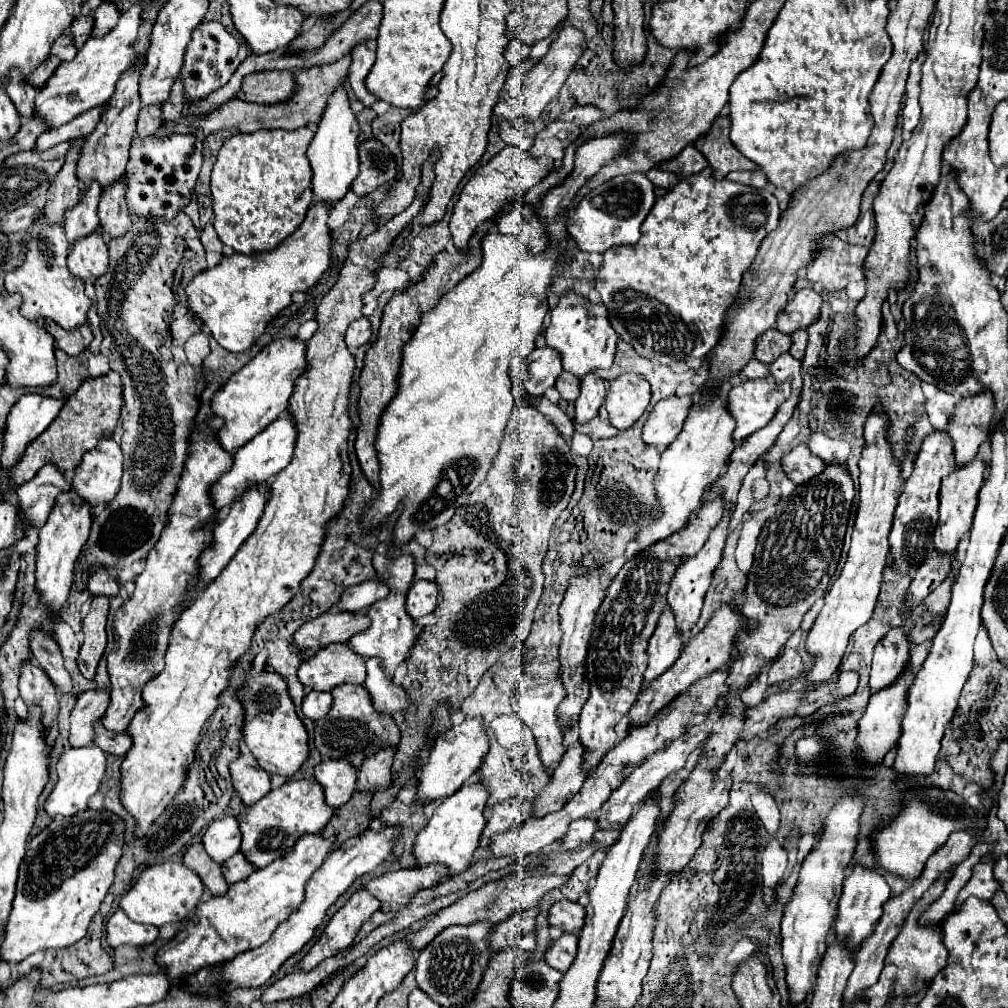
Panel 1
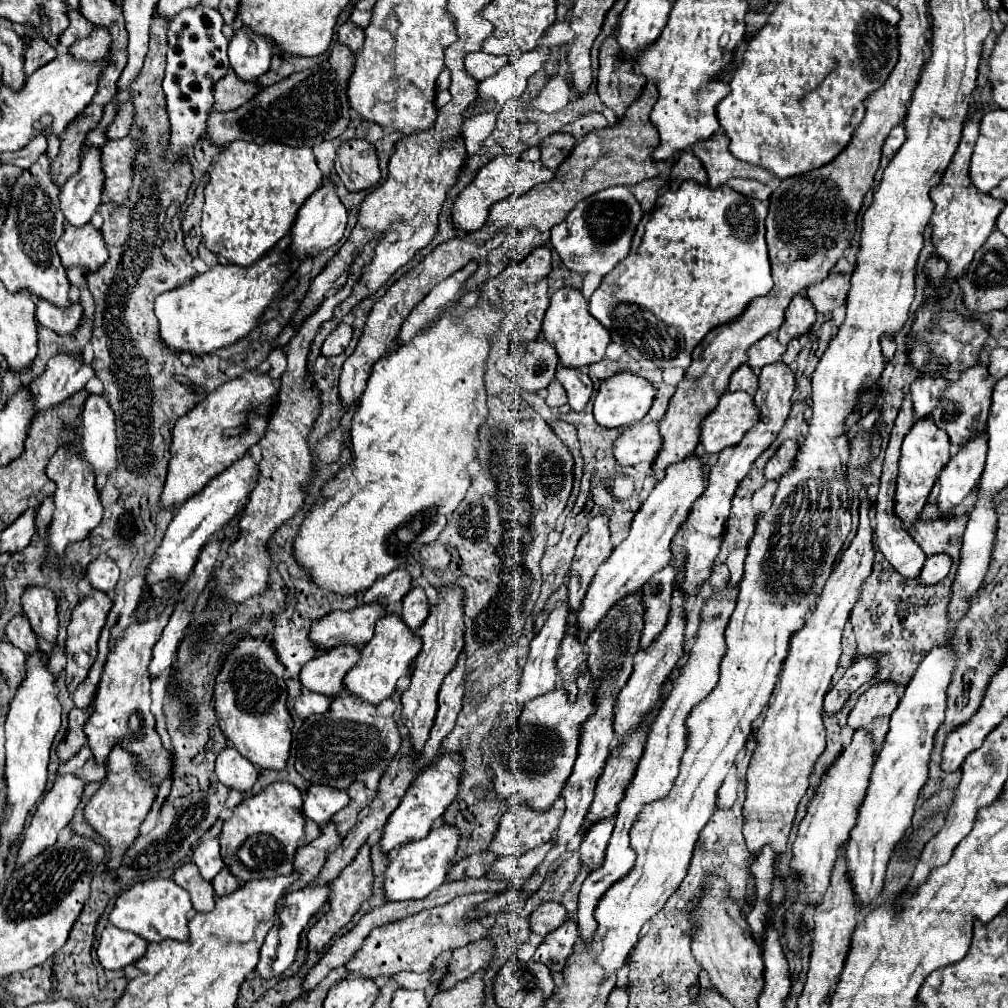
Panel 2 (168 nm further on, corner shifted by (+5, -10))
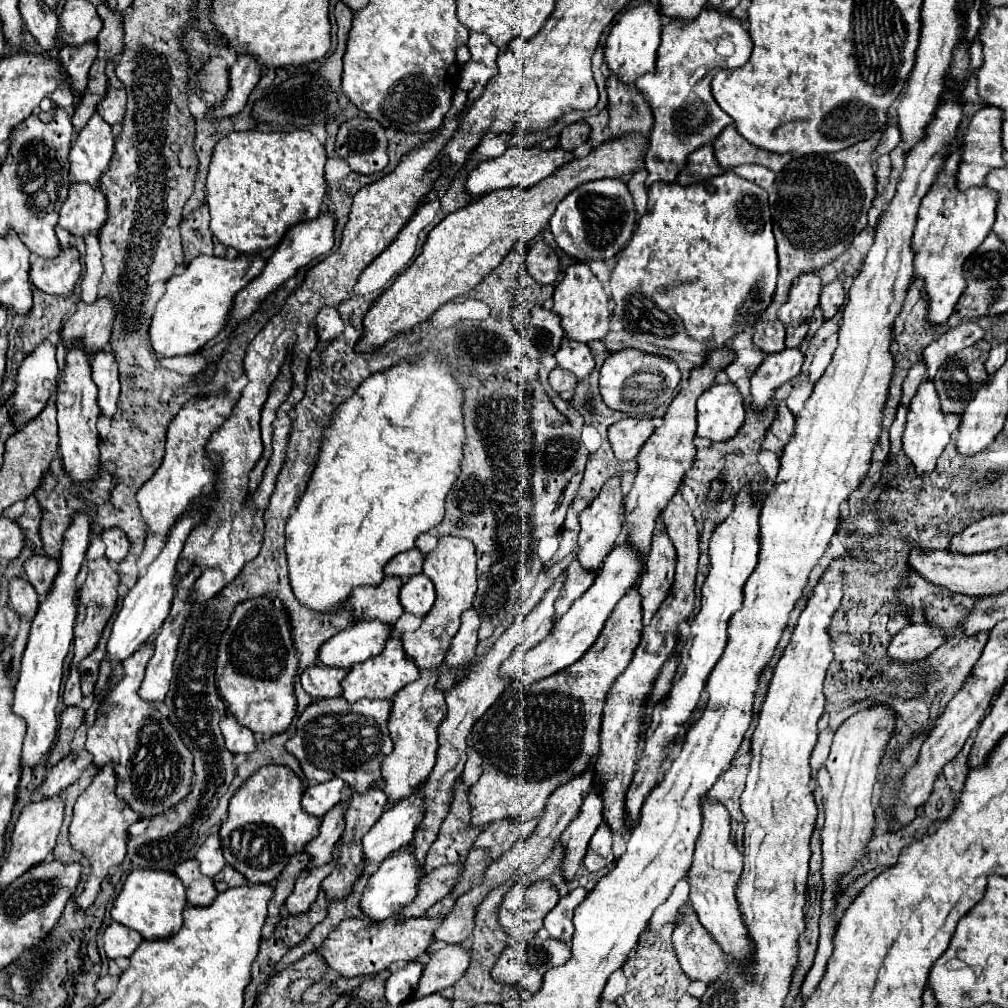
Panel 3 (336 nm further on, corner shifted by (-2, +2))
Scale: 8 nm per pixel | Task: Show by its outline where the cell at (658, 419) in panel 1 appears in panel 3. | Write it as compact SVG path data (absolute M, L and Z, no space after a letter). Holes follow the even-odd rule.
M627 417L609 427L609 443L617 459L631 461L637 457L641 445L655 431L653 423L643 417Z

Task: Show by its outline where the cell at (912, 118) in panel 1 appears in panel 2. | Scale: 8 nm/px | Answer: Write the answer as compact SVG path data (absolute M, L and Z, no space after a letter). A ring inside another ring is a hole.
M898 123L898 125L890 131L888 139L884 141L884 147L882 147L884 157L892 157L892 155L902 147L904 141L906 141L906 127L904 127L904 123Z

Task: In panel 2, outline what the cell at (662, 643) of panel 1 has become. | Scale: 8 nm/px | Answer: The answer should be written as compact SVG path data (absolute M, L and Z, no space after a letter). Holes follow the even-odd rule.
M666 565L662 571L642 587L642 597L646 605L646 625L640 639L640 649L648 649L652 641L666 629L670 617L670 601L674 587L674 569Z

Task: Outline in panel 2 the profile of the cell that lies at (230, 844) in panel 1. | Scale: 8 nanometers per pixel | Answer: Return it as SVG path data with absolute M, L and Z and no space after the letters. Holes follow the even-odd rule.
M204 839L192 853L192 861L198 865L200 875L208 881L212 881L218 871L224 867L224 861L220 857L220 843L218 839Z

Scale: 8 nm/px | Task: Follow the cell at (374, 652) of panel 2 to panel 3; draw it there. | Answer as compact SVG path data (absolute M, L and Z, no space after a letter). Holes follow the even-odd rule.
M389 639L381 655L349 669L345 681L341 681L341 687L343 687L343 697L347 701L359 701L363 697L367 697L367 699L393 699L407 683L415 681L417 677L419 677L417 667L413 665L413 661L405 659L401 641L399 639Z

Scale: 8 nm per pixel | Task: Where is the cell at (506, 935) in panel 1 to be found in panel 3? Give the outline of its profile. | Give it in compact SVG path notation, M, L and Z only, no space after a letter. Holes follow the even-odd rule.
M443 945L429 955L431 959L419 977L413 997L425 997L455 985L469 965L469 949L463 945Z

